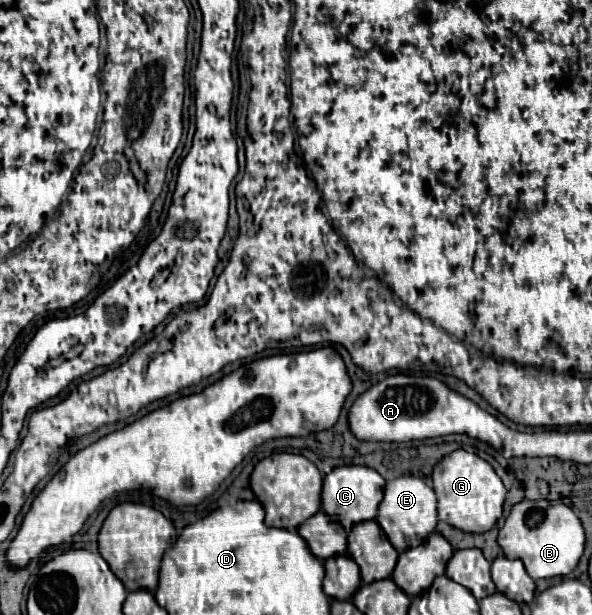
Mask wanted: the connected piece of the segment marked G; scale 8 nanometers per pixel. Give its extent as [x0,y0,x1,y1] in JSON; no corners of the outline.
[432,451,506,533]

